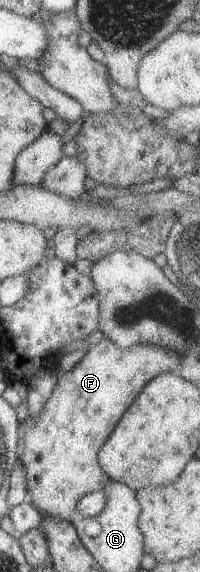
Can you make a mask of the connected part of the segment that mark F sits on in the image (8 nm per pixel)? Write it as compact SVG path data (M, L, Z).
M102 338L92 345L82 360L72 370L59 373L42 412L35 417L27 417L18 424L18 435L21 454L16 457L23 464L27 489L31 496L31 504L45 517L58 517L60 520L74 522L76 518L76 501L90 491L104 489L110 482L109 476L100 468L97 461L97 450L112 432L114 424L120 420L122 412L132 404L134 396L157 374L165 373L184 360L168 347L152 343L136 343L121 349L110 339Z

